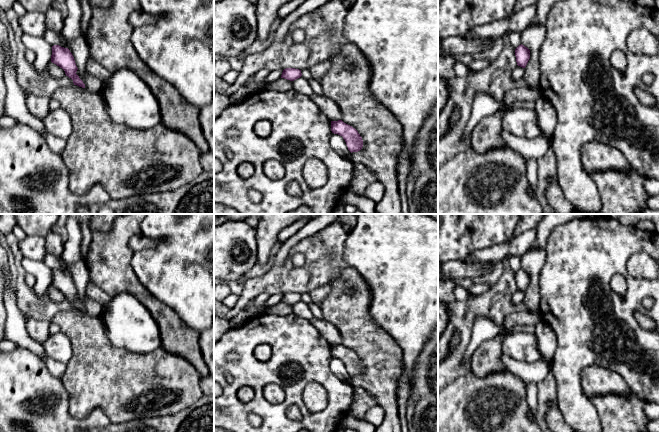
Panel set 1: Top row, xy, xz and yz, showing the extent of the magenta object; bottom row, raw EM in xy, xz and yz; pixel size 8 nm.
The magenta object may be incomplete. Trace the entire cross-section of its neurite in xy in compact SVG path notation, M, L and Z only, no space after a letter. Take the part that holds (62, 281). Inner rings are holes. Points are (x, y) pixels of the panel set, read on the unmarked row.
M59 269L52 270L51 286L65 295L66 300L73 304L74 309L85 312L85 308L76 298L78 292L74 281L68 272Z

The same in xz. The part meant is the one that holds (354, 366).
M342 344L331 345L331 355L343 361L351 377L358 376L362 373L363 364L358 355Z

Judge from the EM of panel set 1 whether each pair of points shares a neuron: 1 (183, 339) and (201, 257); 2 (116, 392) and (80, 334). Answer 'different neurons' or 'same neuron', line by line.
1: different neurons
2: same neuron

